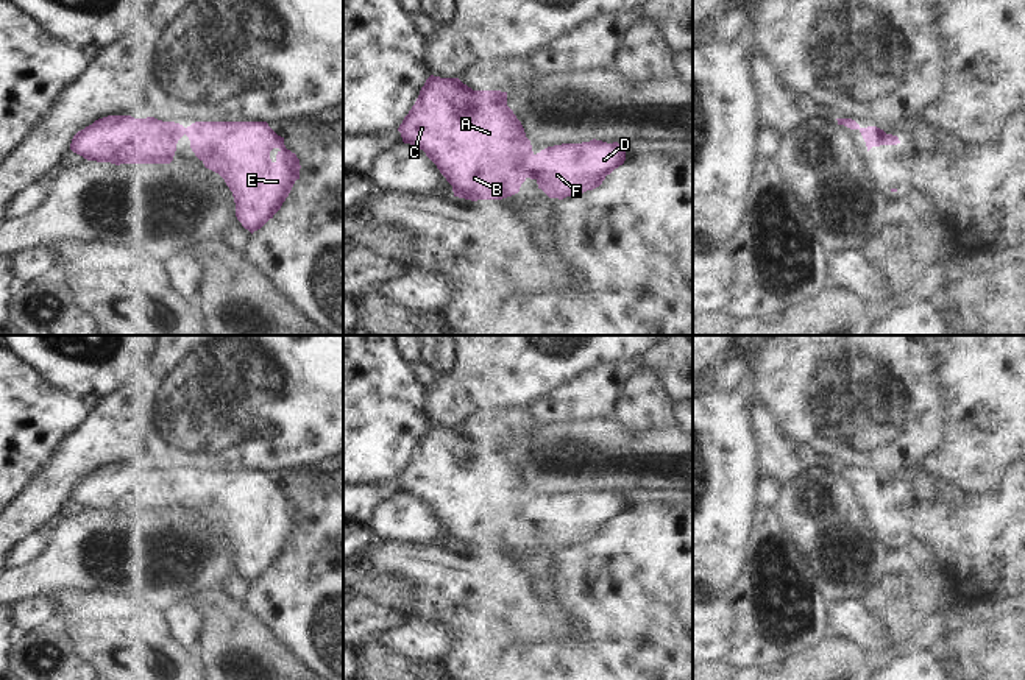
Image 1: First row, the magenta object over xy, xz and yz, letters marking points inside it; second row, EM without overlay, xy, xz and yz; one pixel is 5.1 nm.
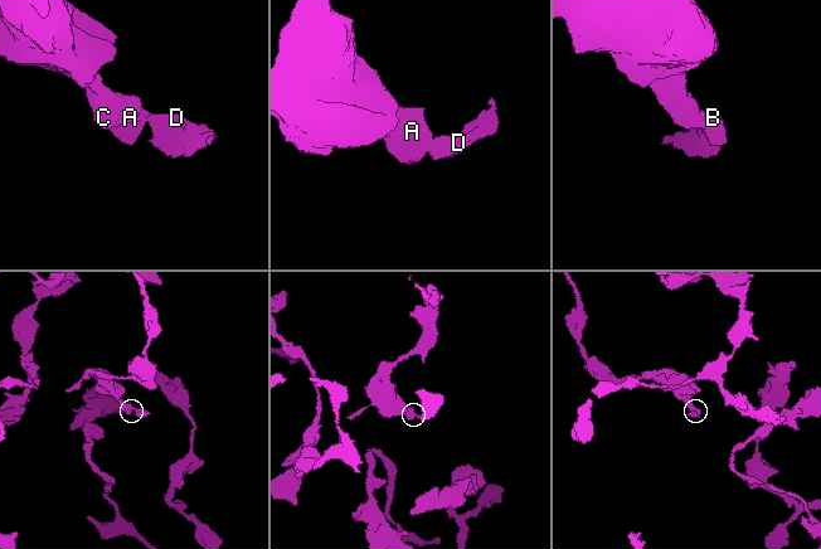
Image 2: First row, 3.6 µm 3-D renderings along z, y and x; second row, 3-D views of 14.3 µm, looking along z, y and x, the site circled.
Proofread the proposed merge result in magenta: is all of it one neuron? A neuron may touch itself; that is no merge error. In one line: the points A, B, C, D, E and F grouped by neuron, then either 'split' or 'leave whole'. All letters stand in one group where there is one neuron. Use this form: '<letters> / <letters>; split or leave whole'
A B C D E F; leave whole

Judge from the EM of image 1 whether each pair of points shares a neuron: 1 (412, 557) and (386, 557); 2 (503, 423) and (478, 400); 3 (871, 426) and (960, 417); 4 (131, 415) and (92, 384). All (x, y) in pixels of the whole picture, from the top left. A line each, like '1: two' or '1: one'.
1: one
2: two
3: two
4: two

